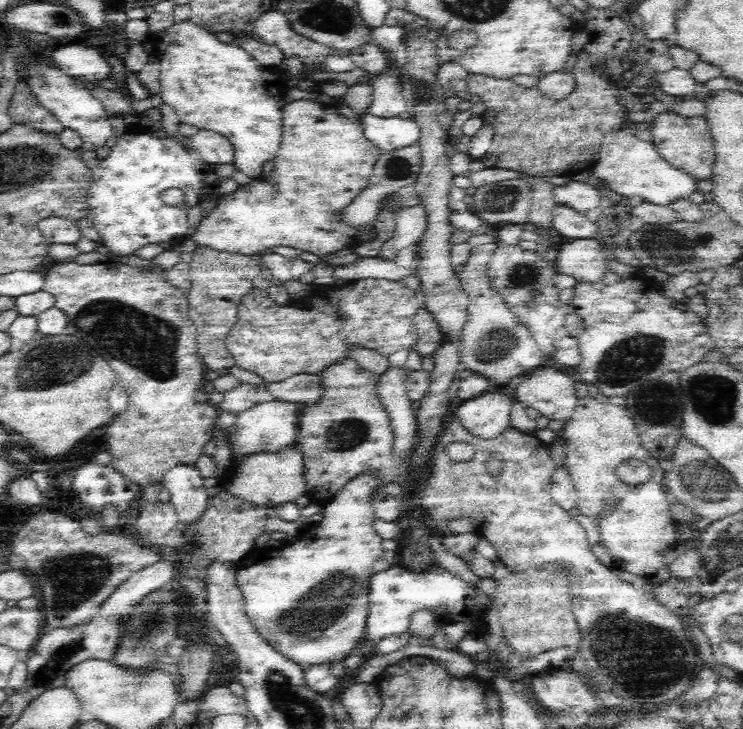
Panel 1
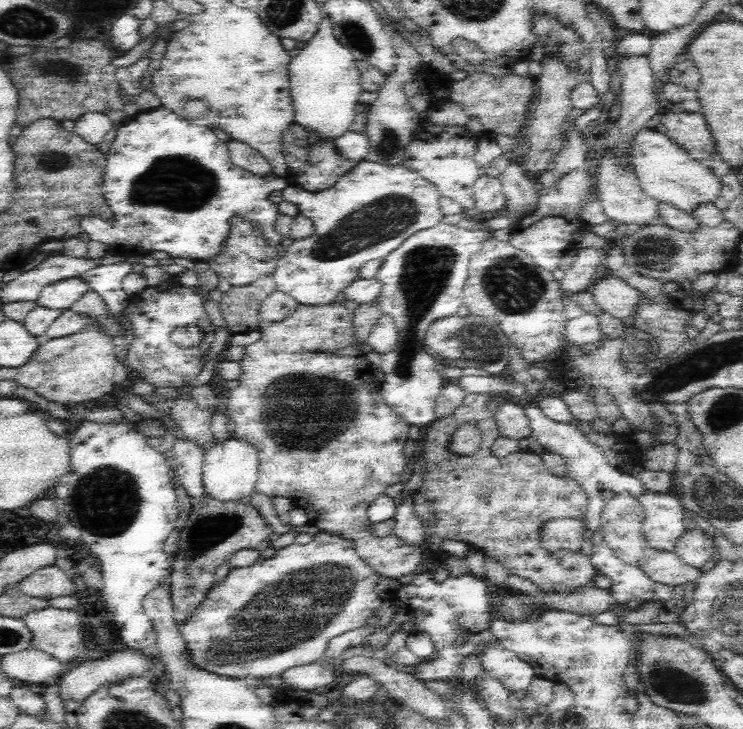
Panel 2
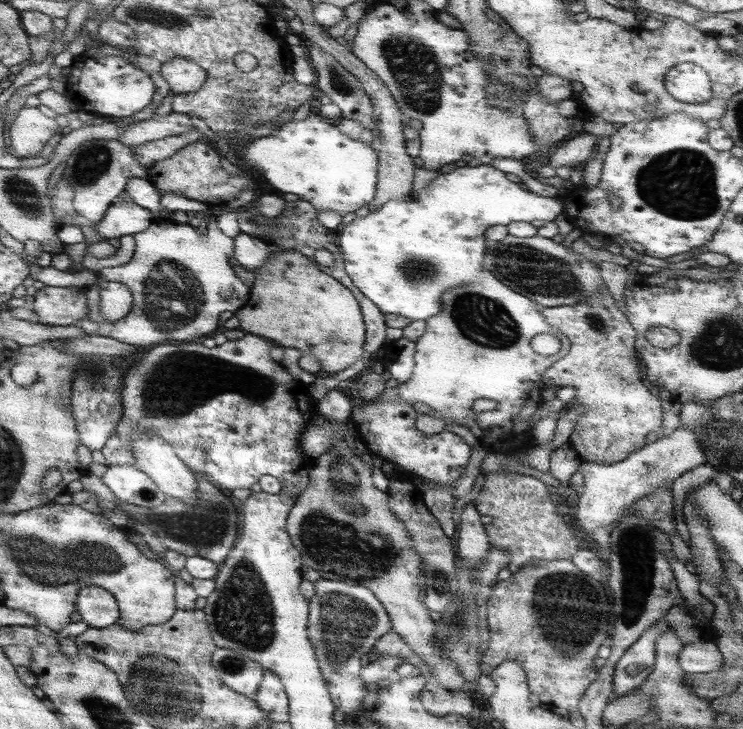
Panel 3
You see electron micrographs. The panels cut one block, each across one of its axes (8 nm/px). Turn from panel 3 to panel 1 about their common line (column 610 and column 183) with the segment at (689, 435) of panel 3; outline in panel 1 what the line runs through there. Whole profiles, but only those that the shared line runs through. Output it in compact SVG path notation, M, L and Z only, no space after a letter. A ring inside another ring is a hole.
M180 463L168 469L162 483L170 492L179 523L186 526L204 513L209 496L205 489L205 478L195 465Z

